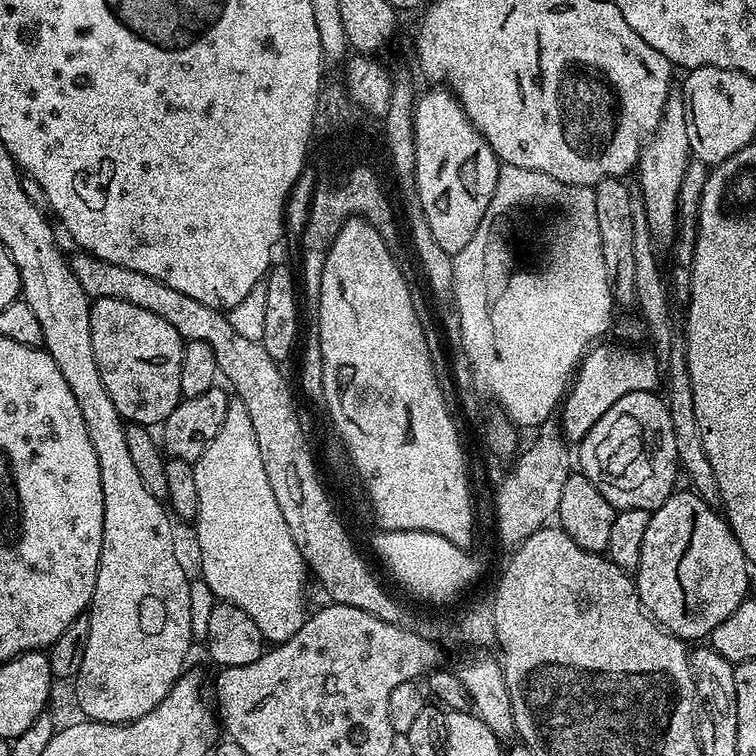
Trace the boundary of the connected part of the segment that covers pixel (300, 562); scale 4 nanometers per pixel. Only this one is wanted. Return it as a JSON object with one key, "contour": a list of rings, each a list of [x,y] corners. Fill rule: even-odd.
{"contour":[[[239,402],[229,403],[226,418],[222,422],[218,434],[194,462],[194,486],[198,486],[198,510],[194,517],[196,544],[200,547],[200,572],[204,575],[205,586],[216,595],[215,599],[217,601],[233,604],[242,610],[246,610],[246,614],[250,614],[250,618],[254,618],[254,622],[258,622],[258,630],[262,630],[265,641],[278,645],[291,638],[294,634],[298,634],[298,630],[306,619],[306,611],[304,612],[306,565],[300,553],[300,547],[297,546],[290,534],[290,526],[286,526],[286,518],[282,518],[282,510],[278,510],[278,502],[274,499],[274,490],[270,490],[270,481],[267,480],[266,470],[262,466],[262,454],[258,450],[258,438],[254,438],[254,426],[250,422],[250,414],[244,404]]]}

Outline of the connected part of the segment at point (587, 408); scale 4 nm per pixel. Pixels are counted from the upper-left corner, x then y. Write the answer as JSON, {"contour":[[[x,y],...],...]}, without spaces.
{"contour":[[[623,342],[599,343],[589,349],[581,360],[567,396],[562,404],[560,425],[564,436],[572,442],[584,439],[585,434],[628,393],[653,392],[662,380],[662,366],[651,349],[627,345]]]}

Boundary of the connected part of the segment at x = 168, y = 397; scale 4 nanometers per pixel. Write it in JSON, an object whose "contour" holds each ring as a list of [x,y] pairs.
{"contour":[[[98,298],[92,300],[90,310],[90,342],[94,342],[94,358],[98,362],[102,382],[106,382],[106,390],[114,406],[118,406],[118,414],[123,420],[128,424],[163,425],[182,399],[180,371],[186,342],[178,330],[174,330],[166,318],[158,318],[158,314],[150,314],[150,310],[142,310],[142,306],[134,306],[118,298]]]}

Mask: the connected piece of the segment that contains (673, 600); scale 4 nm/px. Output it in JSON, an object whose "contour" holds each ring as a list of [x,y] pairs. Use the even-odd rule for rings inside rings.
{"contour":[[[676,490],[652,512],[650,526],[642,541],[642,562],[634,574],[636,589],[644,611],[662,628],[685,642],[711,637],[718,622],[726,622],[734,610],[749,595],[748,571],[750,565],[732,527],[713,505],[707,504],[691,490]]]}

